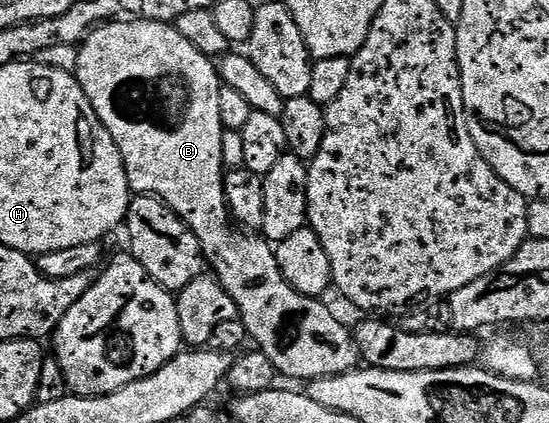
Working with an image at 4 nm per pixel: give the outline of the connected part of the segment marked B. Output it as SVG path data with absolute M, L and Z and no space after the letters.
M136 19L106 21L105 24L98 25L97 28L81 42L77 50L75 76L78 83L83 87L87 99L91 99L91 107L95 107L95 115L99 115L99 119L111 131L111 139L115 139L119 151L123 155L125 170L127 171L127 183L129 184L130 190L137 195L158 197L161 201L165 201L167 207L171 207L171 211L175 211L175 215L179 215L179 219L183 219L183 223L187 223L187 227L191 227L191 231L195 231L195 235L201 244L201 250L205 253L205 260L208 268L211 270L212 276L216 277L217 282L225 288L227 295L231 295L231 299L235 299L239 319L245 325L246 334L248 334L251 341L253 341L252 344L256 346L256 348L262 349L267 355L267 359L271 359L271 363L275 363L278 374L280 374L282 378L298 377L302 383L308 383L320 377L350 373L352 369L358 368L359 354L357 352L357 342L351 329L348 329L348 327L324 305L326 303L324 300L316 297L308 297L299 291L295 291L295 287L291 287L291 283L287 283L287 279L279 267L279 259L277 258L274 246L266 241L264 236L238 227L233 218L229 216L229 204L225 198L225 175L227 170L225 167L225 160L223 159L223 135L226 130L221 122L221 104L219 103L219 95L221 94L223 82L218 66L214 64L211 58L198 51L197 48L180 33L176 24L164 25L163 23L155 23L154 21L138 21Z

